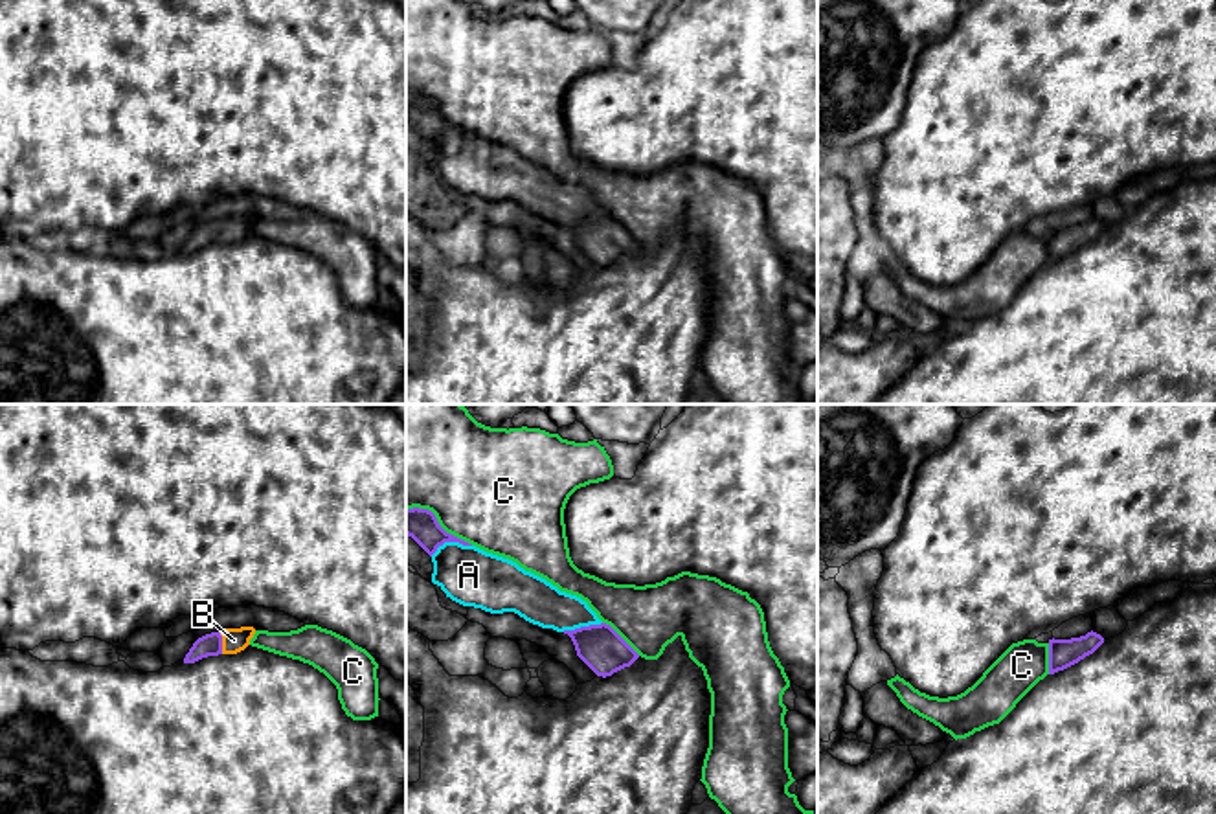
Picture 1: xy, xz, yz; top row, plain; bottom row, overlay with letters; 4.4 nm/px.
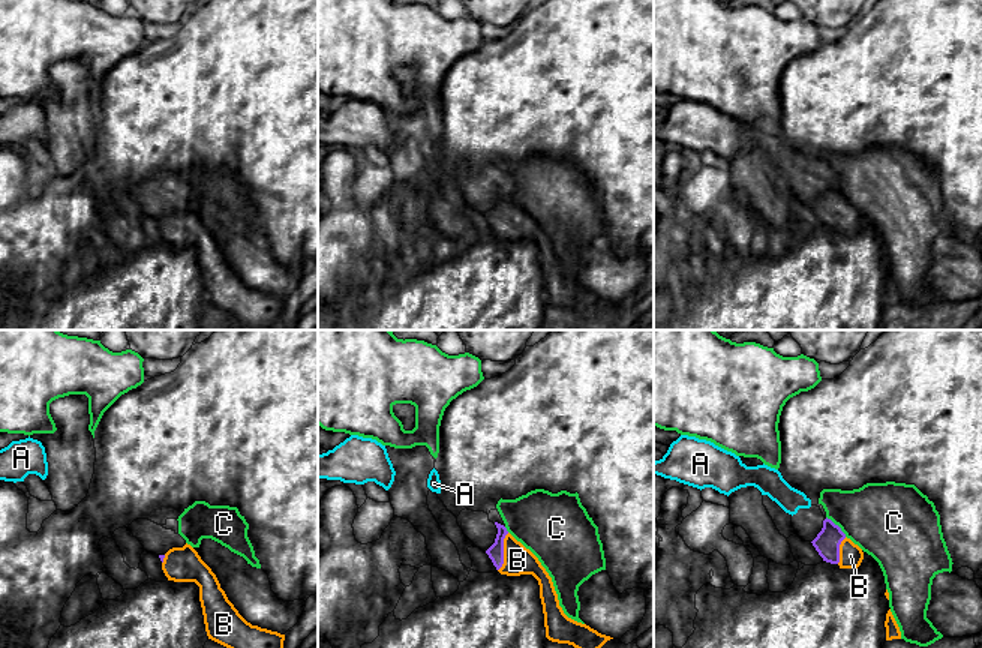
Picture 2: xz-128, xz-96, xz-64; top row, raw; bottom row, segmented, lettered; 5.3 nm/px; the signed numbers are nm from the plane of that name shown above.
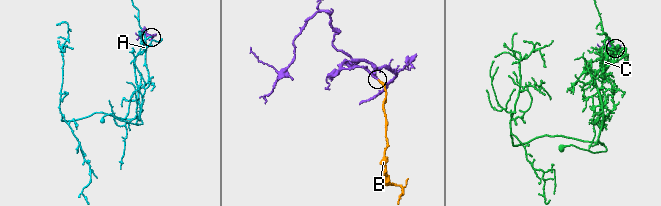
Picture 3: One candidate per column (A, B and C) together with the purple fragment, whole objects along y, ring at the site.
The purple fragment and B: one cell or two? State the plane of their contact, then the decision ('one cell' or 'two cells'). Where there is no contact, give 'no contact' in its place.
contact in xy; one cell

